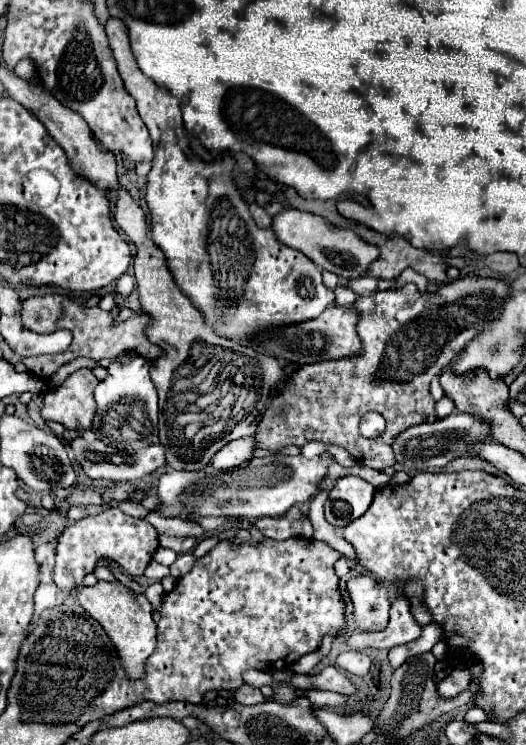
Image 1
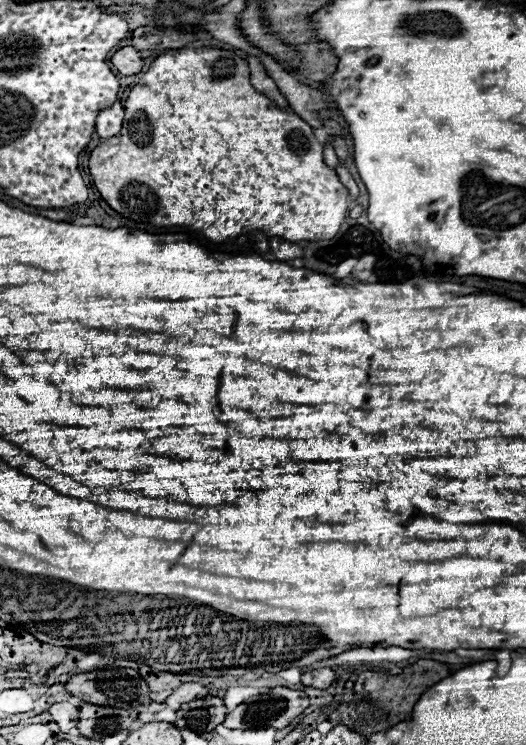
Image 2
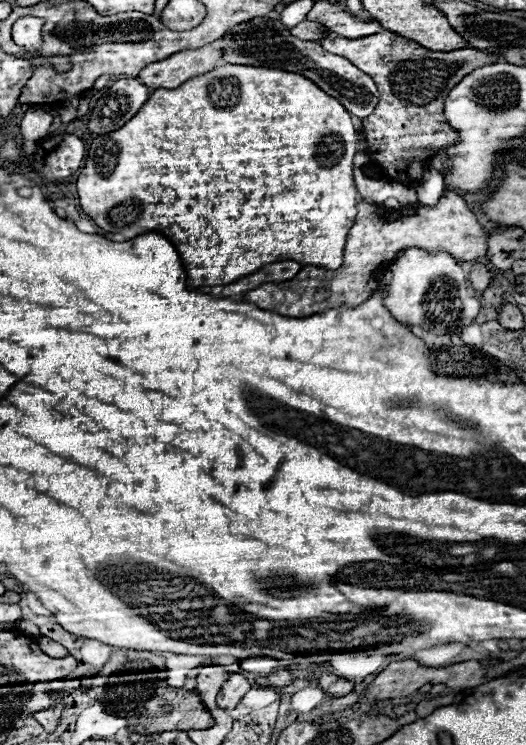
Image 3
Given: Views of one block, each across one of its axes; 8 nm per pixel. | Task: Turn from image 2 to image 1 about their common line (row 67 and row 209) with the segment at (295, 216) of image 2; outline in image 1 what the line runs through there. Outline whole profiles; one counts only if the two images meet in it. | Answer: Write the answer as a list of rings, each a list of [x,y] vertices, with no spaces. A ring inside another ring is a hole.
[[[110,18],[106,22],[106,36],[110,40],[110,48],[118,62],[118,72],[124,80],[124,86],[130,92],[130,96],[136,100],[138,114],[148,126],[152,136],[154,160],[146,184],[152,240],[164,252],[180,290],[184,290],[192,298],[194,306],[200,308],[206,324],[210,324],[218,334],[226,338],[236,338],[240,342],[248,342],[268,326],[272,328],[282,324],[294,324],[320,316],[334,302],[334,292],[322,284],[320,268],[312,260],[308,260],[302,252],[280,244],[270,228],[266,230],[256,228],[248,212],[248,204],[242,200],[240,194],[236,194],[230,176],[230,170],[234,166],[232,158],[224,156],[224,162],[206,164],[192,154],[184,132],[180,102],[174,96],[170,96],[166,90],[158,88],[150,78],[146,78],[140,72],[132,56],[124,24],[116,18]]]

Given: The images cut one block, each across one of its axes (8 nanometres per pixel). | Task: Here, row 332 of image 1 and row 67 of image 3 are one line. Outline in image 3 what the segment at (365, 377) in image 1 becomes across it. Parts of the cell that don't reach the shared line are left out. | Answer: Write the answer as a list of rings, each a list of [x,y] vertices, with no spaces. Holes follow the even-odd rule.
[[[380,30],[372,36],[344,38],[334,32],[324,32],[318,42],[324,50],[348,58],[354,66],[374,78],[382,92],[382,104],[362,120],[370,156],[380,162],[390,182],[416,186],[430,158],[446,146],[456,144],[458,132],[452,130],[442,112],[444,98],[472,70],[500,60],[490,50],[462,48],[452,52],[432,52],[420,44],[406,40],[390,30]]]

